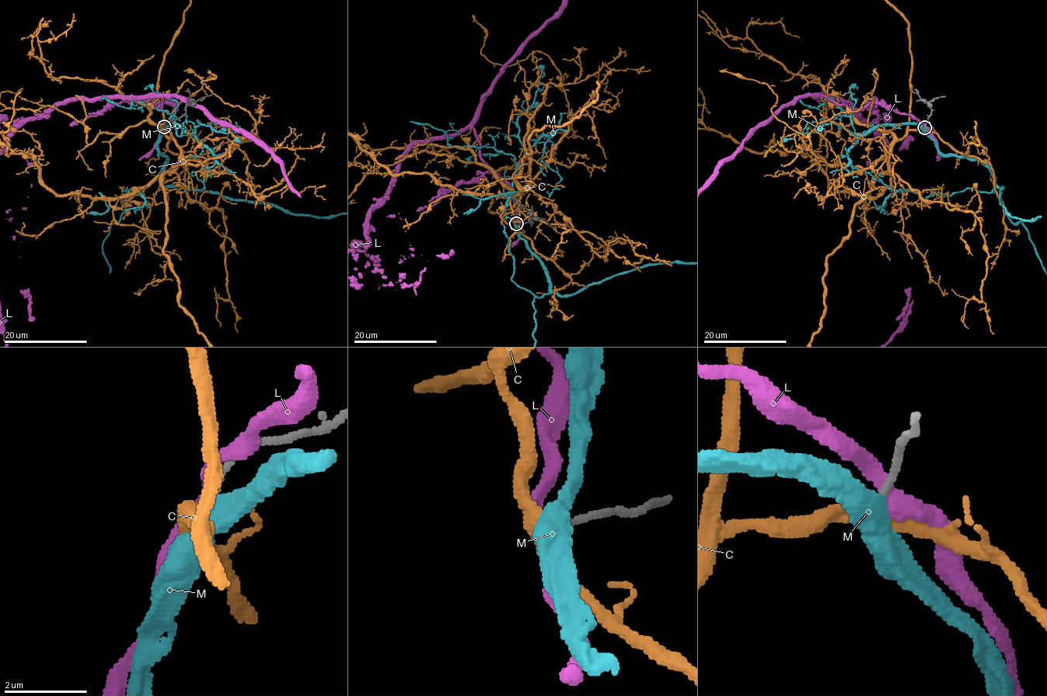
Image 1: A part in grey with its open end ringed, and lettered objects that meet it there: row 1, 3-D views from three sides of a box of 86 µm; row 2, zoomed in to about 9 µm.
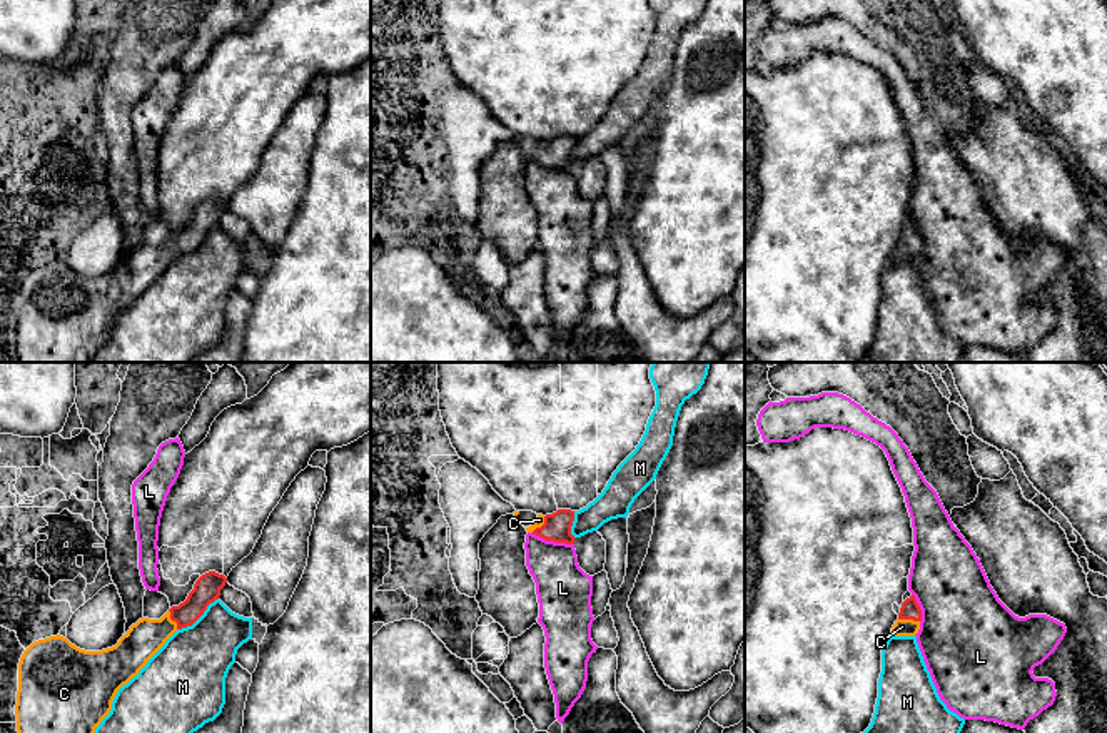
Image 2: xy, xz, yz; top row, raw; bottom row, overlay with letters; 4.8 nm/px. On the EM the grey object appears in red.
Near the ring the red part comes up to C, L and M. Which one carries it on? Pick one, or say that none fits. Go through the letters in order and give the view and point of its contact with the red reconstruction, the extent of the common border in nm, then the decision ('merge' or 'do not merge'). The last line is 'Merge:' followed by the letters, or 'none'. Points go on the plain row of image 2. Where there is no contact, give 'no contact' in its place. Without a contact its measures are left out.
C: contact yz (909, 244); length 110 nm; merge
L: contact xz (553, 166); length 220 nm; do not merge
M: contact xy (197, 244); length 260 nm; do not merge
Merge: C

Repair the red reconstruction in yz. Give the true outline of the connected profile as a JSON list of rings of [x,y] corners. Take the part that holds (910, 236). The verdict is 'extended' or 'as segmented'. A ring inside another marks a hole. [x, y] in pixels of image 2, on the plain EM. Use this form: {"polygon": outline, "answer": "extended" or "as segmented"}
{"polygon": [[[912,220],[902,229],[898,245],[892,254],[892,262],[915,262],[920,255],[922,235]]], "answer": "extended"}

